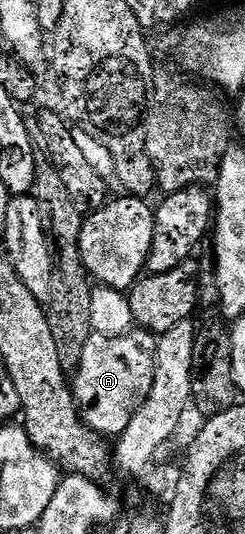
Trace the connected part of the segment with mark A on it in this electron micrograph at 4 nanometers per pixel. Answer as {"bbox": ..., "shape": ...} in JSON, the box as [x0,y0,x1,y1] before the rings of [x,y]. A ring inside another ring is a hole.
{"bbox":[74,328,157,436],"shape":[[[136,328],[113,338],[92,333],[90,340],[86,340],[80,369],[74,374],[74,393],[76,405],[80,408],[80,420],[94,433],[119,436],[130,424],[151,390],[157,339],[157,335]]]}

